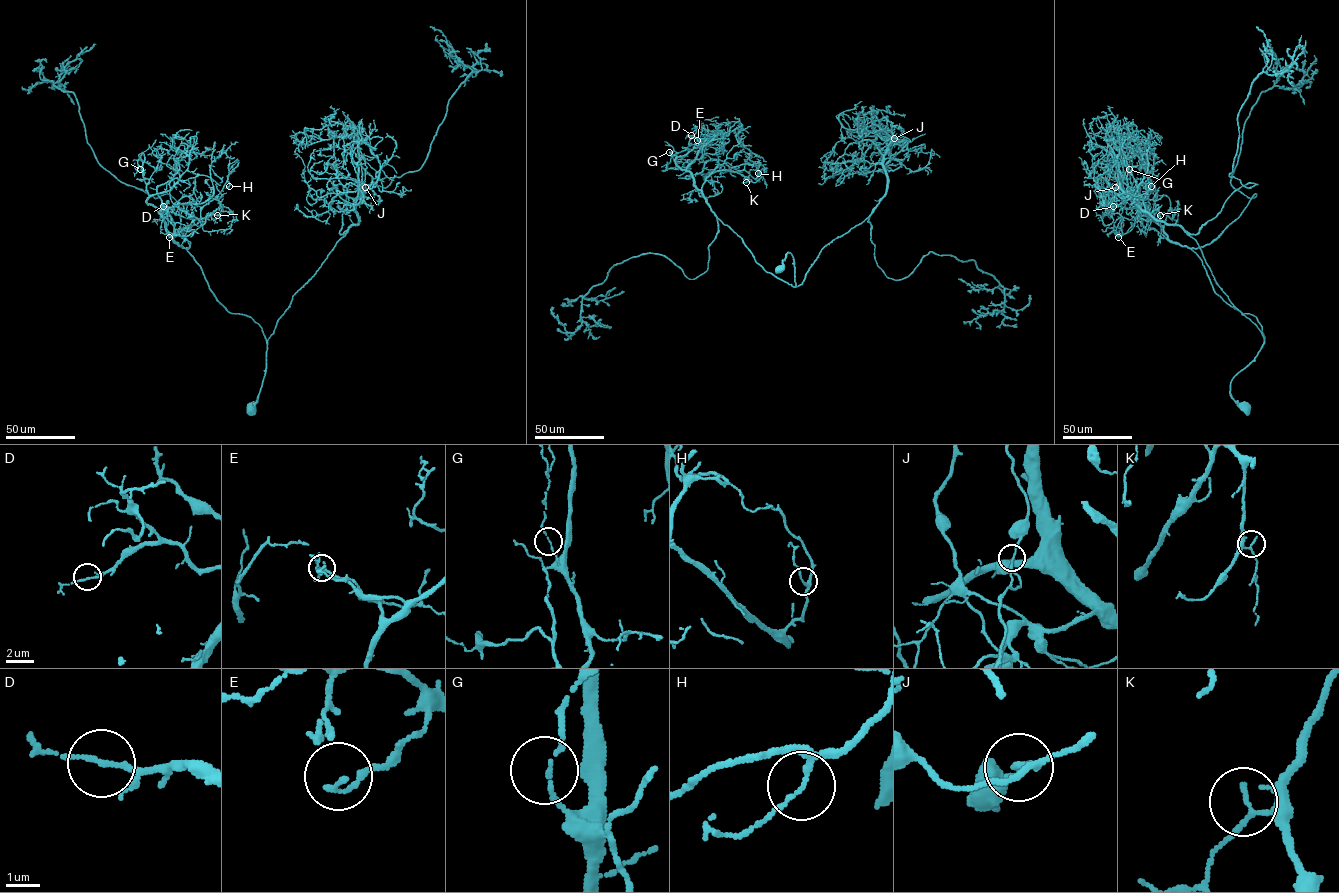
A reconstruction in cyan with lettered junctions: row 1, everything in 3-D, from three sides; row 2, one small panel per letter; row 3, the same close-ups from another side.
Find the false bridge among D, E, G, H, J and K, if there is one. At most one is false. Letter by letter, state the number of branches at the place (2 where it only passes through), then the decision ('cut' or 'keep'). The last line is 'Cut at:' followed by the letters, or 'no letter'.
D: 2 | keep
E: 2 | keep
G: 2 | keep
H: 2 | keep
J: 2 | cut
K: 2 | keep
Cut at: J

